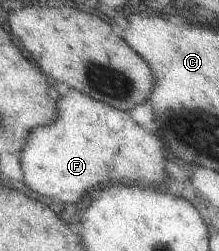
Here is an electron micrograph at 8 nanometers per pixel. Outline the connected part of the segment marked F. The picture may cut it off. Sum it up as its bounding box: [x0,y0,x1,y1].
[20,90,164,202]

